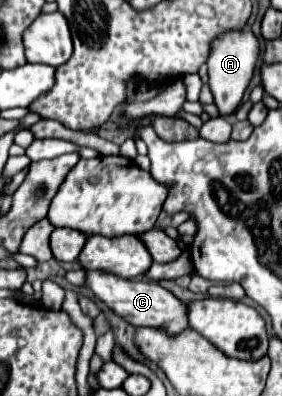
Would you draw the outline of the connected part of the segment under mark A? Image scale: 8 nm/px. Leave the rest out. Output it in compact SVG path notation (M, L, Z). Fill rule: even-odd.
M245 28L241 32L227 32L213 42L213 50L207 60L209 86L213 92L213 102L215 102L221 116L233 114L237 110L237 106L241 104L243 94L251 82L257 56L259 56L259 42L249 28Z

